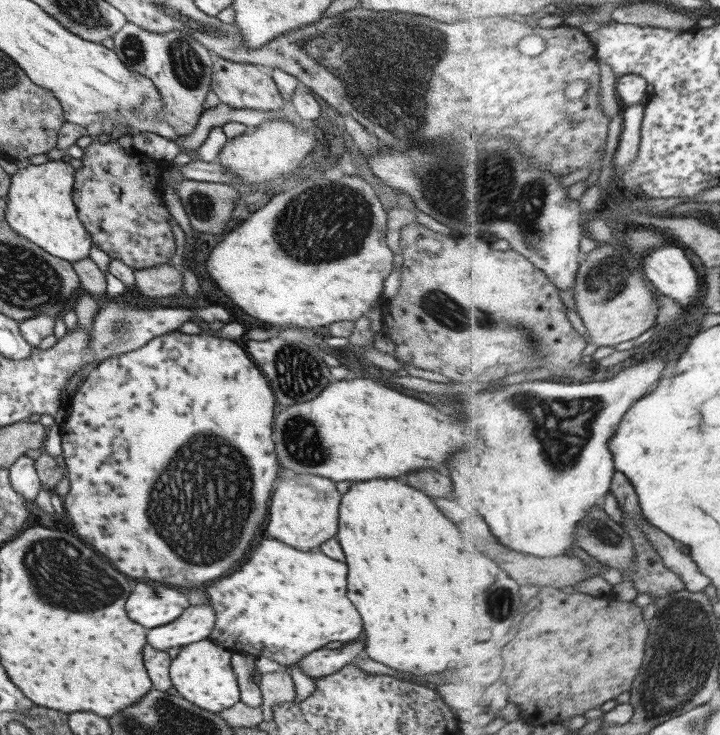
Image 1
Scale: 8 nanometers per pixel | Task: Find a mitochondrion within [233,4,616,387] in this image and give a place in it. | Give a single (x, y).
(383, 65)

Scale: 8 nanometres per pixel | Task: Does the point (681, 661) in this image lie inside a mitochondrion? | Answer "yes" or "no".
yes

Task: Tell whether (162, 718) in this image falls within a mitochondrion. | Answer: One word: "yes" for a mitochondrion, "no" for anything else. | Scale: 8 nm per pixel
yes

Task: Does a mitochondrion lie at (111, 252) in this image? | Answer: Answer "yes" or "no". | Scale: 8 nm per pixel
no

